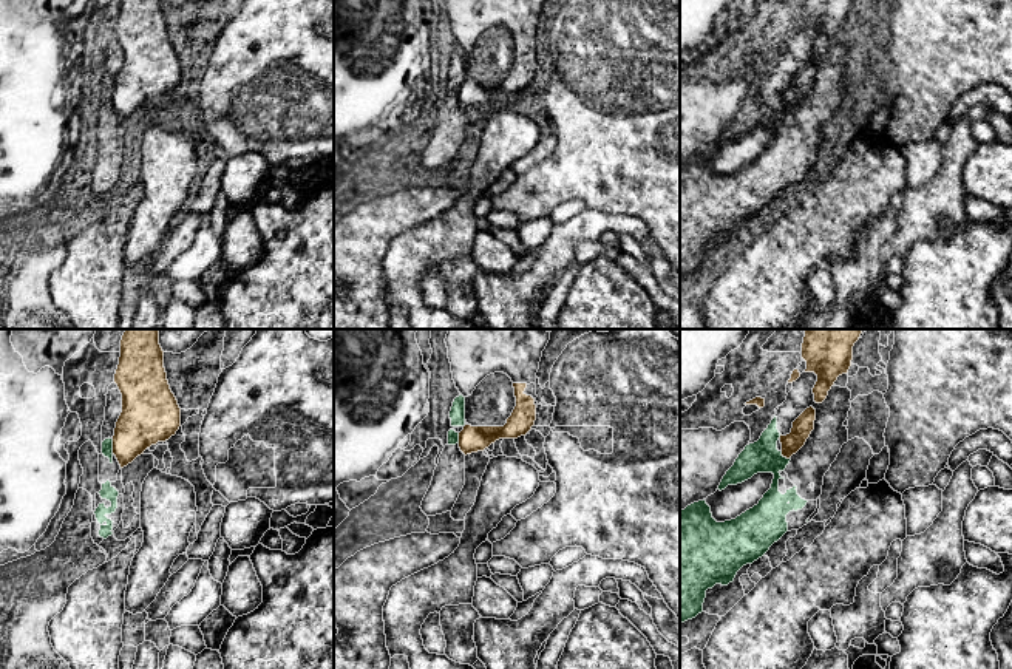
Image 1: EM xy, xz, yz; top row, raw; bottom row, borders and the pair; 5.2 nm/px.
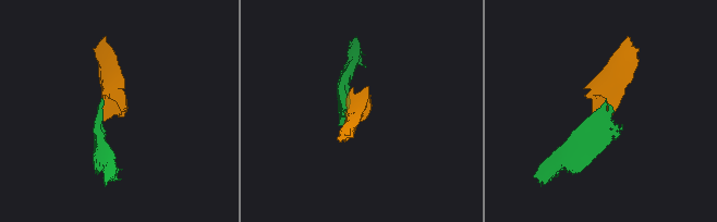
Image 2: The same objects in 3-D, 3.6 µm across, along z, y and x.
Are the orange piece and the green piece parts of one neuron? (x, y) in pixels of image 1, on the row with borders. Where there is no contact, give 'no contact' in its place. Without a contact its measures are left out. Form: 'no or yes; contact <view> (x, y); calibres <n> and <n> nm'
no; contact xy (113, 447); calibres 280 and 60 nm

